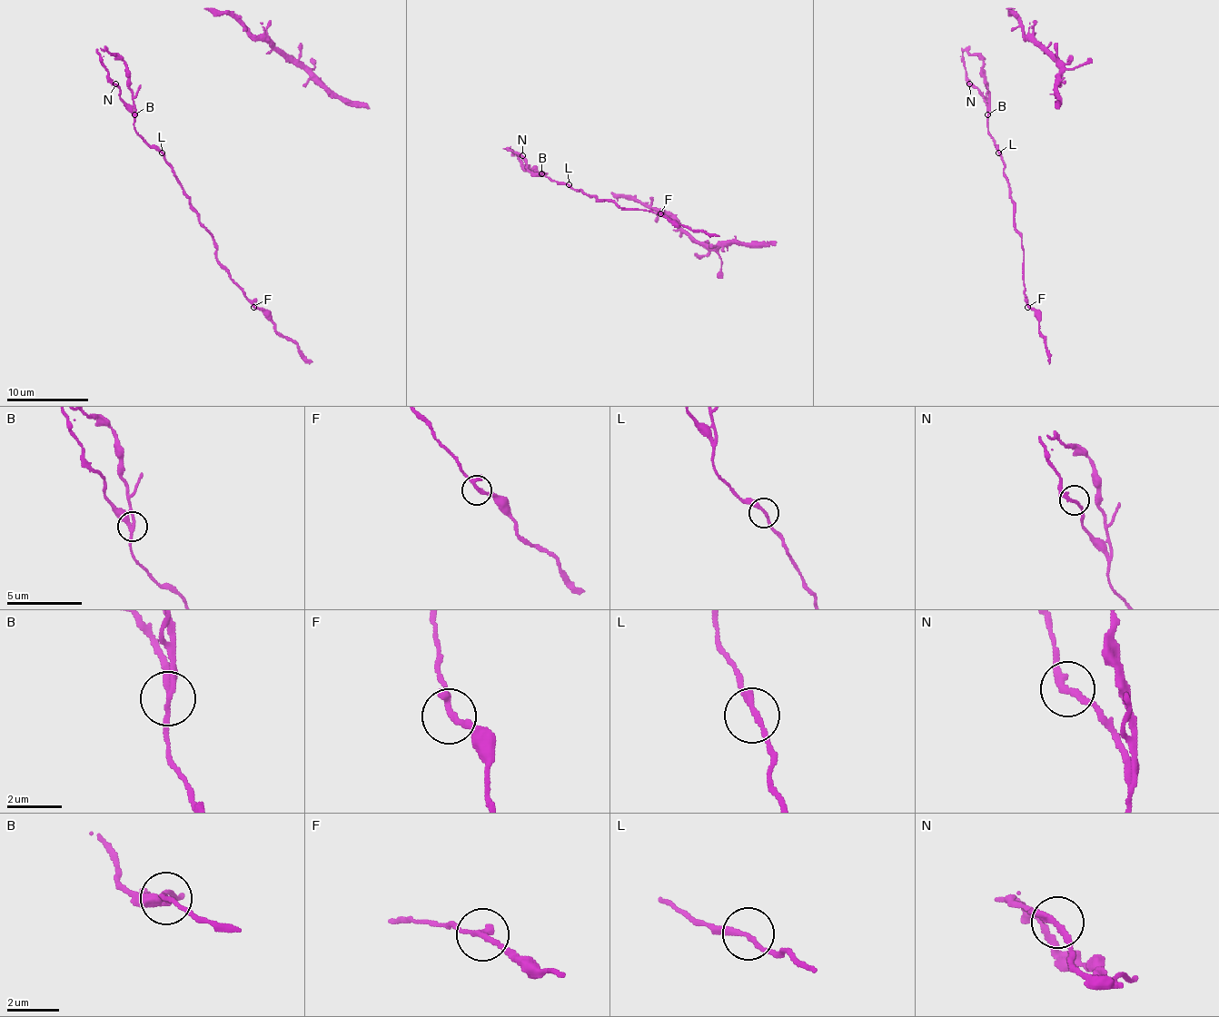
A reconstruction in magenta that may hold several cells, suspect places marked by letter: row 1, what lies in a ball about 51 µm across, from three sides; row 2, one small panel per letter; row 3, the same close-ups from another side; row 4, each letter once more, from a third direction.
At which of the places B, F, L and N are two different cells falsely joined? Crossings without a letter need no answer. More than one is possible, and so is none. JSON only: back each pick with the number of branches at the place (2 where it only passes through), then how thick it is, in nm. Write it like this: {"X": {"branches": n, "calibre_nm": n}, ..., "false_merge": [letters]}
{"B": {"branches": 3, "calibre_nm": 240}, "false_merge": ["B"]}

